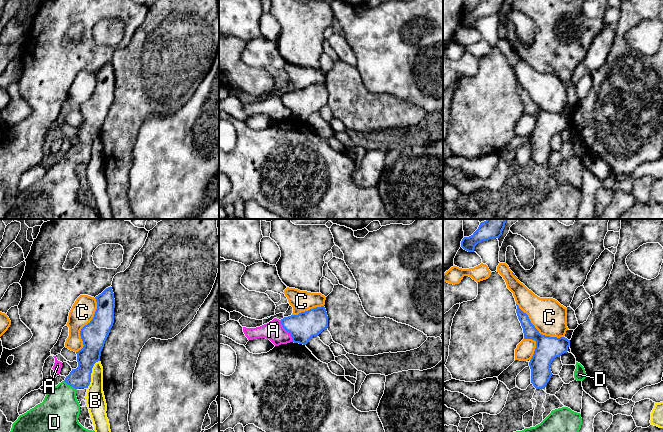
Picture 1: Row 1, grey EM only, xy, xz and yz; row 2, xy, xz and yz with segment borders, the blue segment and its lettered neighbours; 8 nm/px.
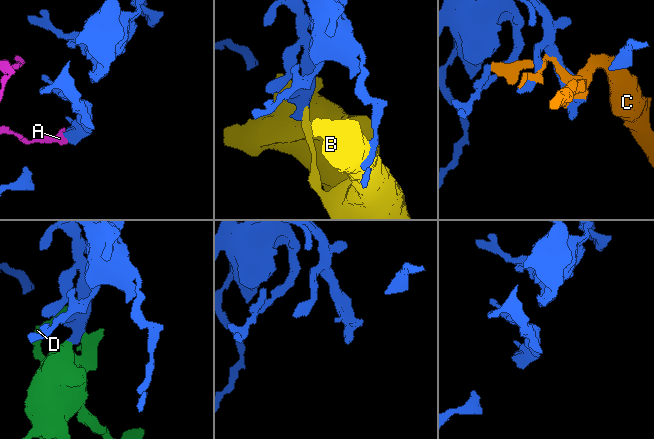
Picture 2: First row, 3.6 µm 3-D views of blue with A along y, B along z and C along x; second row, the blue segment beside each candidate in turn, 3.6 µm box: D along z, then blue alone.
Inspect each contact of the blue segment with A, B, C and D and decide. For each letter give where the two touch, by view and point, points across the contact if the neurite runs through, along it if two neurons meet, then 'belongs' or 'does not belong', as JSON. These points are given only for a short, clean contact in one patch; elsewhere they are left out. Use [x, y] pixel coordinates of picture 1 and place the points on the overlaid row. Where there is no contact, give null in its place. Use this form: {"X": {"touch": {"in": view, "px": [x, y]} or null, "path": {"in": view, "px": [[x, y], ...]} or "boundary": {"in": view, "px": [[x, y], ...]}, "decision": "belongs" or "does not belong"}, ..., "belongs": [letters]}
{"A": {"touch": {"in": "xz", "px": [287, 331]}, "decision": "does not belong"}, "B": {"touch": {"in": "xy", "px": [90, 374]}, "decision": "does not belong"}, "C": {"touch": {"in": "xy", "px": [84, 326]}, "decision": "does not belong"}, "D": {"touch": {"in": "xy", "px": [70, 385]}, "path": {"in": "xy", "px": [[80, 377], [70, 385], [62, 397], [59, 412]]}, "decision": "belongs"}, "belongs": ["D"]}

